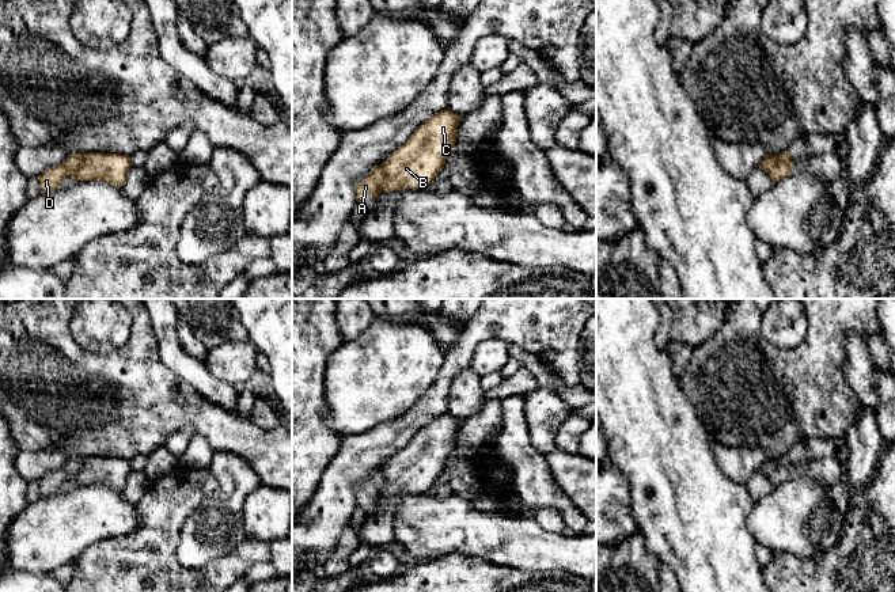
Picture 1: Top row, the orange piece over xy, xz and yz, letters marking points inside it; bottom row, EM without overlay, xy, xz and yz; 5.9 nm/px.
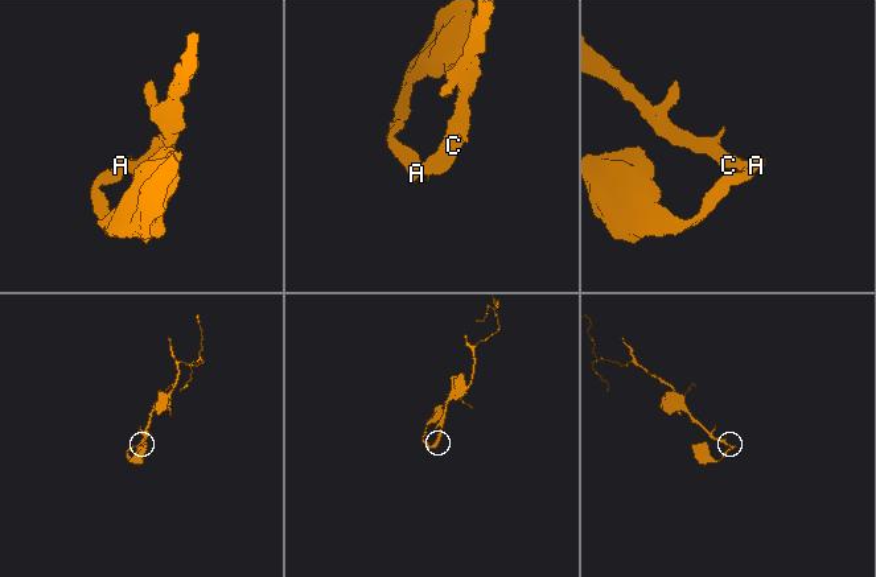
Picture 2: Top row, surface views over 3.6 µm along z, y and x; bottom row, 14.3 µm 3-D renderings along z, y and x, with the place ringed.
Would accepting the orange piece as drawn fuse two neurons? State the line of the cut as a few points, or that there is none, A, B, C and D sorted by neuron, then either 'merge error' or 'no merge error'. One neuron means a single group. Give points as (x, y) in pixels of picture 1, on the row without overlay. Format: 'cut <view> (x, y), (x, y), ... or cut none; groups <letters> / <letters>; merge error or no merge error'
cut xz (379, 470), (385, 479), (385, 494); groups A D / B C; merge error

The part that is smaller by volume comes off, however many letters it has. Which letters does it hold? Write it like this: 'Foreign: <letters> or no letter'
Foreign: A, D

